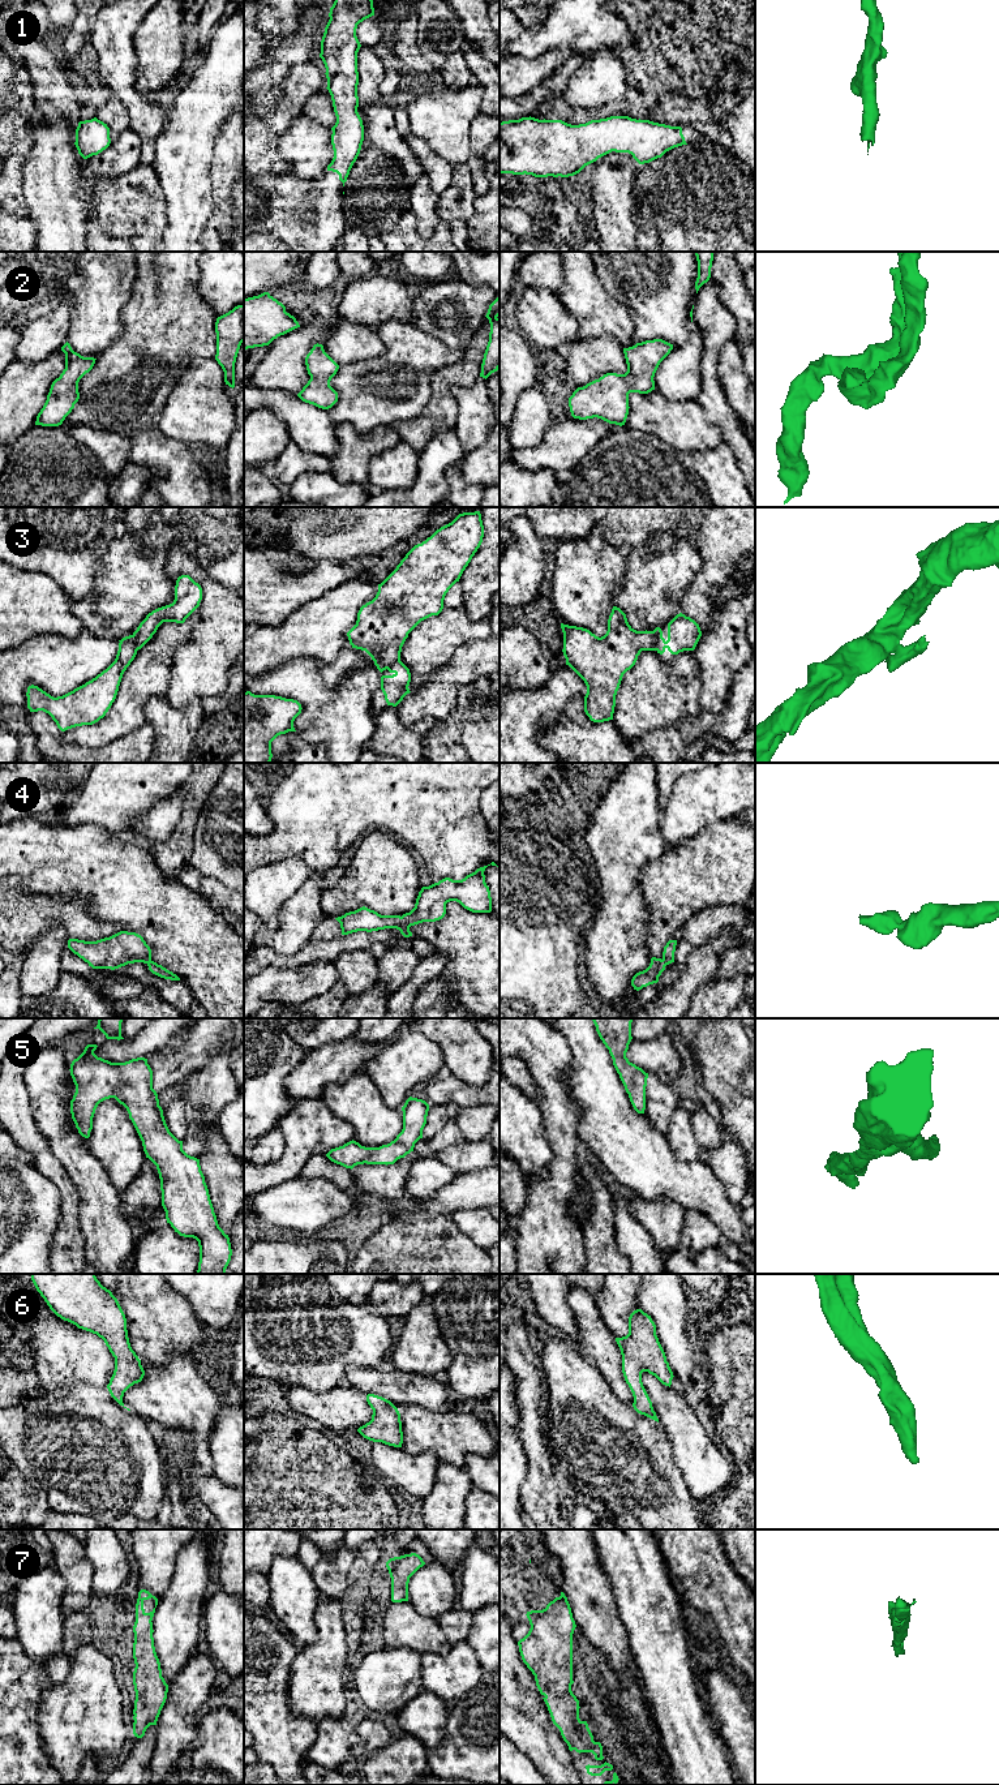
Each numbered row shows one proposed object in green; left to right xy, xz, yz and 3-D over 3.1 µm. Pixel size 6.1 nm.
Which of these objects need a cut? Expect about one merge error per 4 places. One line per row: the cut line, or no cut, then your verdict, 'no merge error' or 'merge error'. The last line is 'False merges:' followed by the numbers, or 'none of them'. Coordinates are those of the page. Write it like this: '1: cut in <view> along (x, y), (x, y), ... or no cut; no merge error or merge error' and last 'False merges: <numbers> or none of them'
1: no cut; no merge error
2: no cut; no merge error
3: cut in yz along (652, 631), (656, 639), (656, 649); merge error
4: no cut; no merge error
5: no cut; no merge error
6: no cut; no merge error
7: no cut; no merge error
False merges: 3

